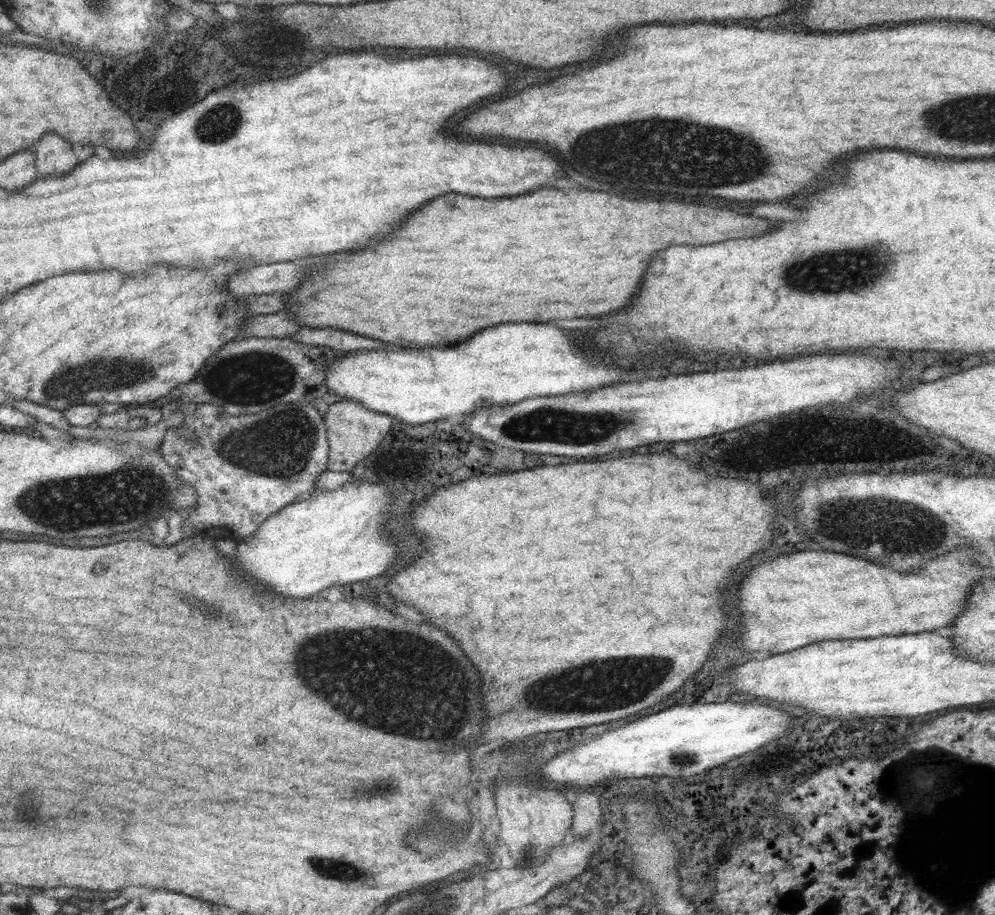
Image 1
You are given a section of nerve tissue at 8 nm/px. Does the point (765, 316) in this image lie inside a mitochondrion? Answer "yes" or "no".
no

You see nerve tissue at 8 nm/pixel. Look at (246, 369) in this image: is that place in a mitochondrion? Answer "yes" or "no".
yes

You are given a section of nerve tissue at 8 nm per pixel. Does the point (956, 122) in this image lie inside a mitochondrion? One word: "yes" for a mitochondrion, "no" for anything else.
yes

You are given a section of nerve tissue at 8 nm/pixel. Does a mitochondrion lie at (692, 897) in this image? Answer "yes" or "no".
no

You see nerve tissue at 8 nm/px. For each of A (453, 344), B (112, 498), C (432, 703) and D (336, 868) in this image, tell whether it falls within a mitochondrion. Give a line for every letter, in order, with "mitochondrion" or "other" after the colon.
A: other
B: mitochondrion
C: mitochondrion
D: mitochondrion

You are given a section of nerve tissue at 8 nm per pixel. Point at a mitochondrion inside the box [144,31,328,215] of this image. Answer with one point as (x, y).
(215, 120)

